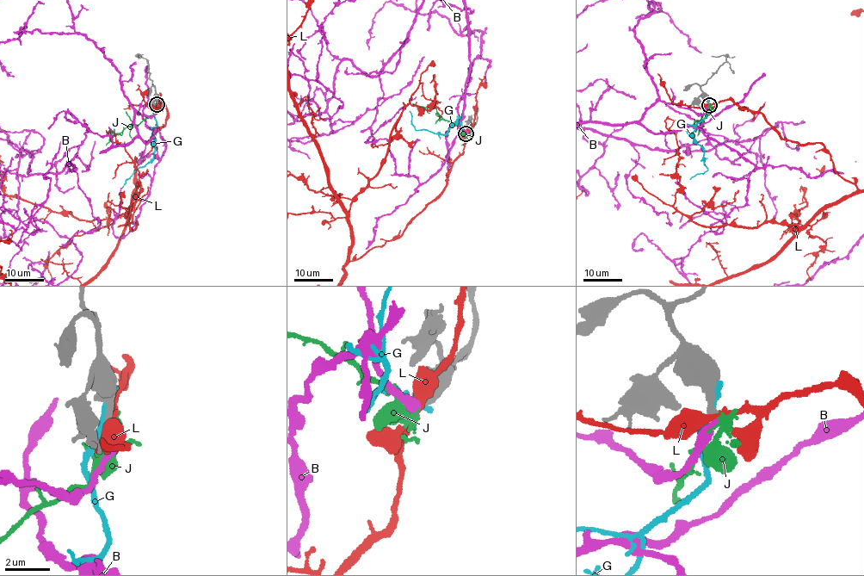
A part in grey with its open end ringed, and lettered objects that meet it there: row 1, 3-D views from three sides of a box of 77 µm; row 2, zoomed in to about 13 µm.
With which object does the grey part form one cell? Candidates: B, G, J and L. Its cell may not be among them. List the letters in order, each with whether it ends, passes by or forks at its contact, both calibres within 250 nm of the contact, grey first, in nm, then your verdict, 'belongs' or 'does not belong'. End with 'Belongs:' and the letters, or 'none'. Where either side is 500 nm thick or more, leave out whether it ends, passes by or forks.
B: it ends | 320/320 nm | does not belong
G: 600/320 nm | does not belong
J: it forks | 320/280 nm | belongs
L: it passes by | 320/280 nm | does not belong
Belongs: J

